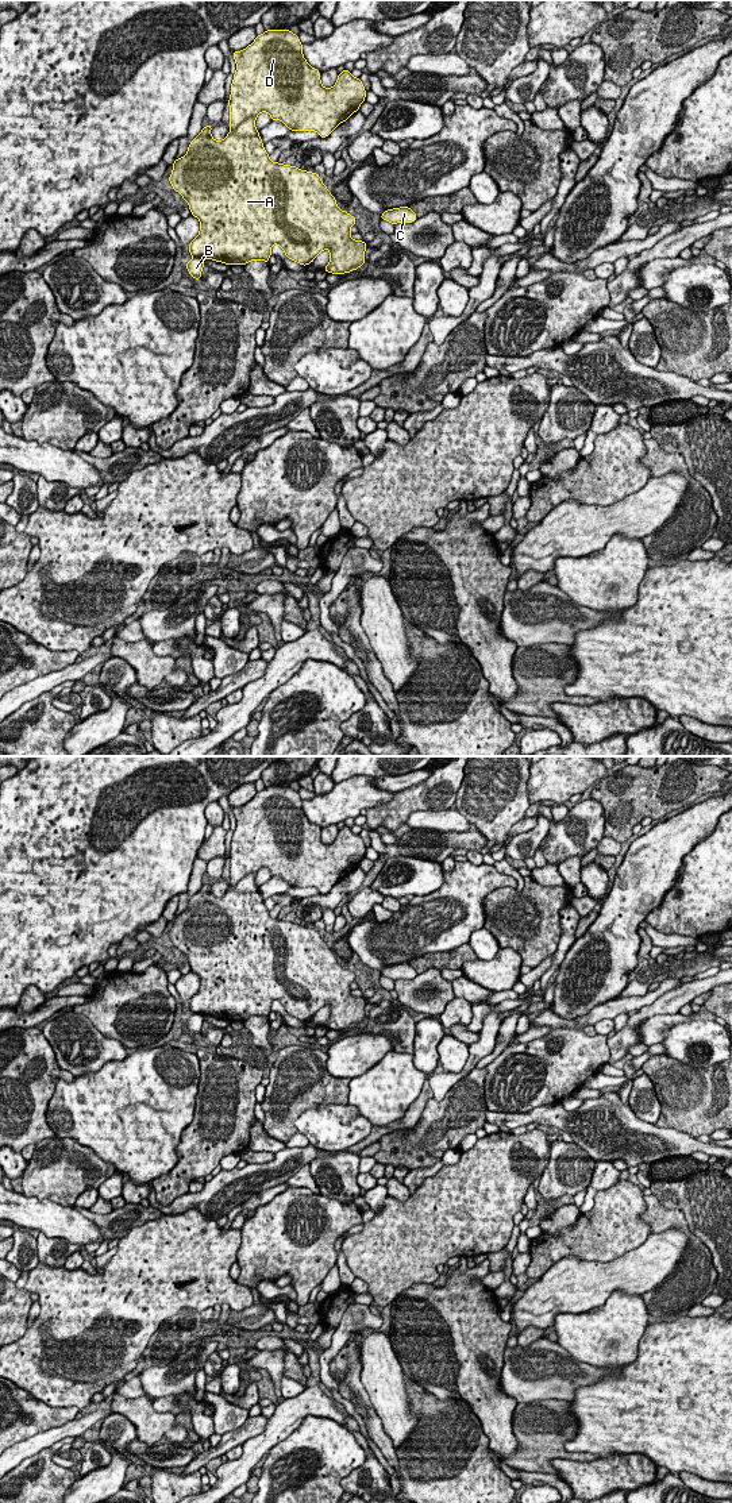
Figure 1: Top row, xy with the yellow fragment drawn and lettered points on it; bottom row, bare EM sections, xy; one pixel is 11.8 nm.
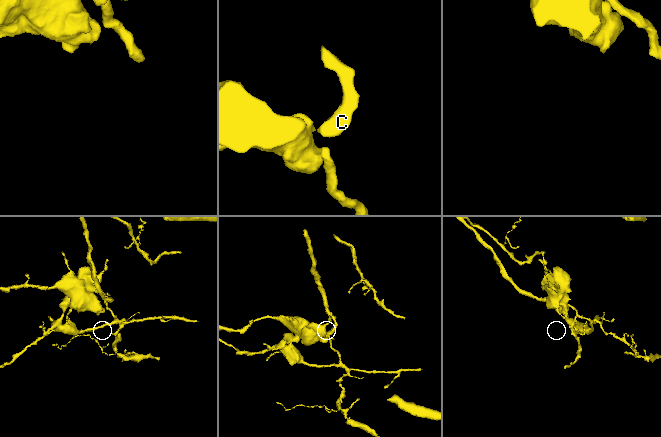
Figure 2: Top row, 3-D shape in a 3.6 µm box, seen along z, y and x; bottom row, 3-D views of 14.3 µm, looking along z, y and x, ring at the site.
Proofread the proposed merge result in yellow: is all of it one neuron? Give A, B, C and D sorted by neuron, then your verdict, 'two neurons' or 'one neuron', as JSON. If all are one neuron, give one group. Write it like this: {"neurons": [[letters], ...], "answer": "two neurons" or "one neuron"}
{"neurons": [["A", "C", "D"], ["B"]], "answer": "two neurons"}

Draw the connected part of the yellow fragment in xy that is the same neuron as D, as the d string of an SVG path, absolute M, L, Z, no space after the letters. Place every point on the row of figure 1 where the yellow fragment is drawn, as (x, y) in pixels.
M266 30L232 57L236 72L228 100L231 131L223 140L215 140L212 126L203 127L186 154L174 159L169 177L173 189L200 220L200 232L189 243L189 254L230 266L243 266L250 261L269 263L271 246L278 244L289 259L307 266L328 248L327 273L357 270L365 265L367 244L351 238L355 216L338 208L317 173L271 162L255 120L261 112L267 112L271 120L281 120L290 131L316 131L320 138L327 138L365 101L366 89L361 78L344 69L332 88L324 88L320 72L307 62L303 43L289 30Z

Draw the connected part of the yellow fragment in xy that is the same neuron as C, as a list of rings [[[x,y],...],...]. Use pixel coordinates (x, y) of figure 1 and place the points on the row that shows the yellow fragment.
[[[408,207],[388,209],[380,217],[392,224],[413,223],[417,219],[416,213]]]

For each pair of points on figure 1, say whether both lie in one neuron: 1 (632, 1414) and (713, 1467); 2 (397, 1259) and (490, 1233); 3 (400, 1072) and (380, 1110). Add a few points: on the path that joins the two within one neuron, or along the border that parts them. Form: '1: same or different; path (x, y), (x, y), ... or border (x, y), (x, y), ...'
1: same; path (644, 1437), (674, 1464), (690, 1467)
2: same; path (420, 1236), (423, 1233), (467, 1233)
3: same; path (395, 1082), (381, 1095), (381, 1101)

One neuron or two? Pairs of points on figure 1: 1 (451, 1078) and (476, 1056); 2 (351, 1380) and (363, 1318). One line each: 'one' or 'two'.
1: one
2: two

